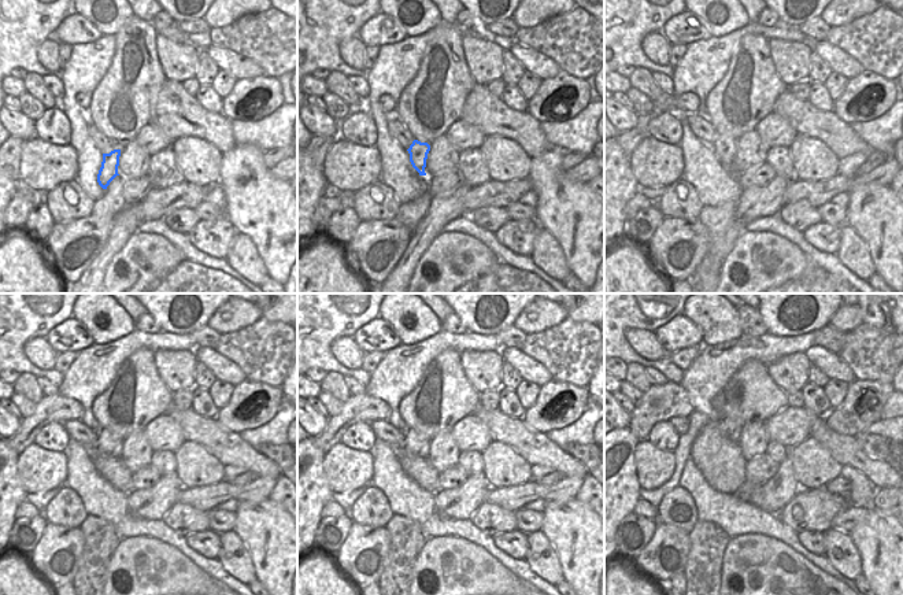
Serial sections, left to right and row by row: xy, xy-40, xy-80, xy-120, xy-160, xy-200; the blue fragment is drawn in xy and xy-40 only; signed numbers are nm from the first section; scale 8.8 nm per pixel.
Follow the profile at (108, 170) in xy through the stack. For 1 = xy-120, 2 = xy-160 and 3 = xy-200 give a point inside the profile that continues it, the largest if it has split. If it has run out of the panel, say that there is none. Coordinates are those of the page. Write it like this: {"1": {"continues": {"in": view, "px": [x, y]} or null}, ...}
{"1": {"continues": {"in": "xy-120", "px": [108, 443]}}, "2": {"continues": {"in": "xy-160", "px": [418, 443]}}, "3": {"continues": {"in": "xy-200", "px": [731, 428]}}}

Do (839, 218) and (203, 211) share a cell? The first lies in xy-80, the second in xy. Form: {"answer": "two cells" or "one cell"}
{"answer": "one cell"}

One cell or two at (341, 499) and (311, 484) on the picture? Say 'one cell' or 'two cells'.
two cells

